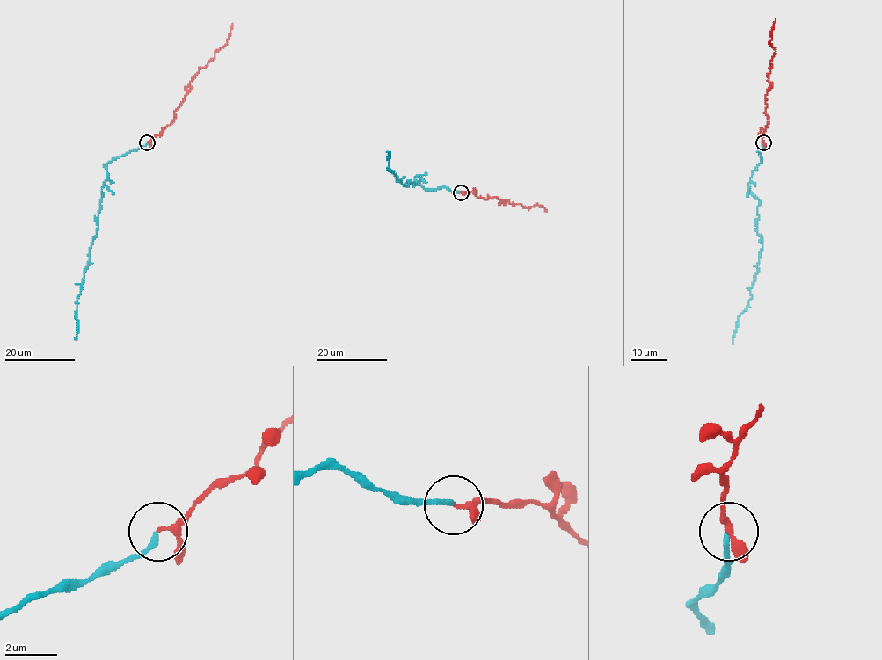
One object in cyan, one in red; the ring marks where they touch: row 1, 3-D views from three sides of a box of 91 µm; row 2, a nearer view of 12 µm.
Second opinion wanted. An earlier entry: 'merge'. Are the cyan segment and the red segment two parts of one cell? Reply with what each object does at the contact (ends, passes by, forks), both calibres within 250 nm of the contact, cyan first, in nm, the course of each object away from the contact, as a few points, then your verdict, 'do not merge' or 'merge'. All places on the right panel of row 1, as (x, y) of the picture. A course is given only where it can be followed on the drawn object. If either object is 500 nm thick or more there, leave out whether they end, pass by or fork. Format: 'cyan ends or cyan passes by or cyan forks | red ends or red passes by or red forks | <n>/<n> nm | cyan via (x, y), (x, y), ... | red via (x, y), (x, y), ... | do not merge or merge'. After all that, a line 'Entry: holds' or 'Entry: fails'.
cyan ends | red passes by | 190/160 nm | cyan via (763, 142), (761, 162), (747, 184), (759, 200), (756, 232), (761, 249), (749, 305), (739, 317), (732, 344) | red via (763, 142), (769, 120), (765, 95), (771, 86), (768, 78), (775, 53), (769, 43), (775, 18) | merge
Entry: holds

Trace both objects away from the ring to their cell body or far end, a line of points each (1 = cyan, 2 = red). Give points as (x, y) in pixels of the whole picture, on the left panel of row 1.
1: (147, 142), (114, 157), (106, 164), (107, 179), (101, 190), (98, 229), (76, 300), (76, 340)
2: (147, 142), (174, 118), (174, 112), (190, 89), (190, 81), (225, 44), (232, 23)

